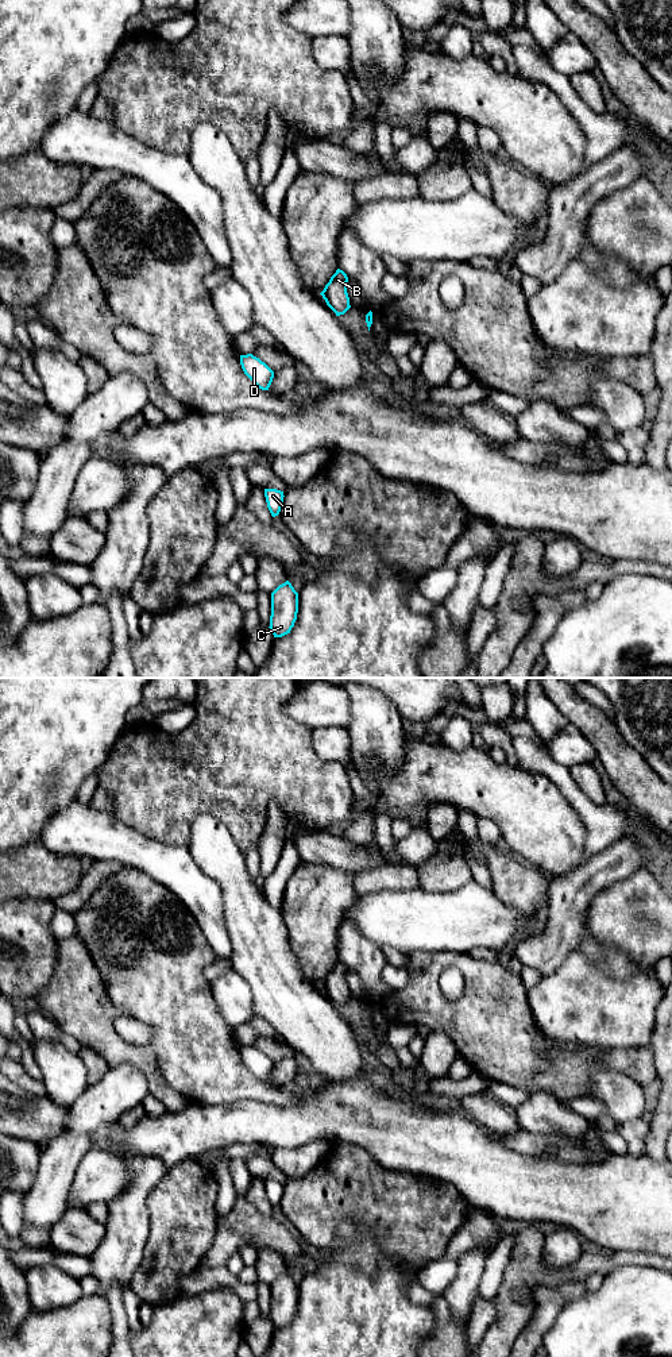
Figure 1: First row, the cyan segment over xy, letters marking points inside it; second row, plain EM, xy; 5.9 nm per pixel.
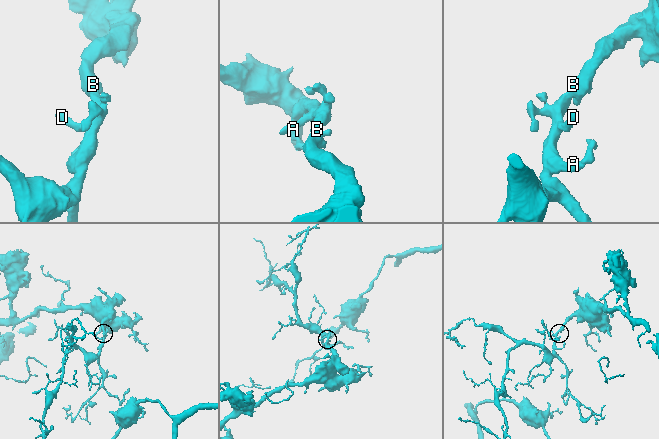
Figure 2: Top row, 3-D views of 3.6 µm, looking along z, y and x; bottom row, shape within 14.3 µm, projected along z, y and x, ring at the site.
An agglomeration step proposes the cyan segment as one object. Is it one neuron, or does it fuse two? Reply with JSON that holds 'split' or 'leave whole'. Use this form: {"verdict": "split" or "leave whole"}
{"verdict": "leave whole"}

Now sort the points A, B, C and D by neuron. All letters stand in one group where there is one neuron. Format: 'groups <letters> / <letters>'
groups A B C D

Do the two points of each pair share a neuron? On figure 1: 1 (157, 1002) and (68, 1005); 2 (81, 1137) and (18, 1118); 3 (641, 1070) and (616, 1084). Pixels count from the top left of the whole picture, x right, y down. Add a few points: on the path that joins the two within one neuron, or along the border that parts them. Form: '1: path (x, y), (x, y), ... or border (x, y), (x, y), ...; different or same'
1: border (99, 975), (108, 998), (127, 1016); different
2: border (69, 1109), (66, 1126), (50, 1141); different
3: border (598, 1070), (621, 1071), (641, 1087); different

